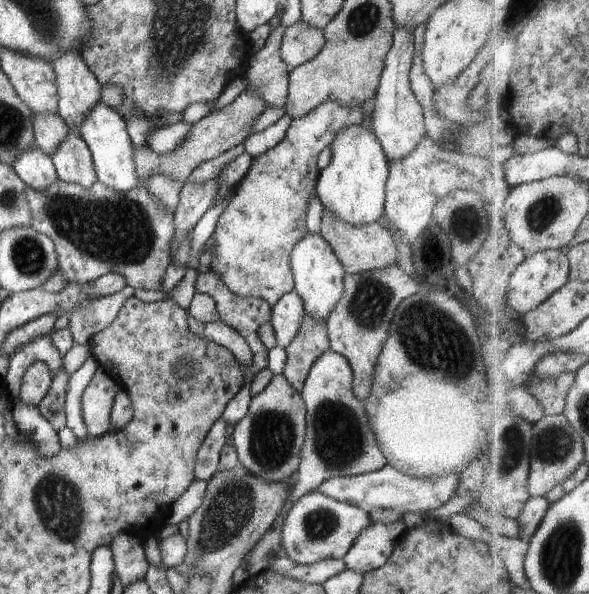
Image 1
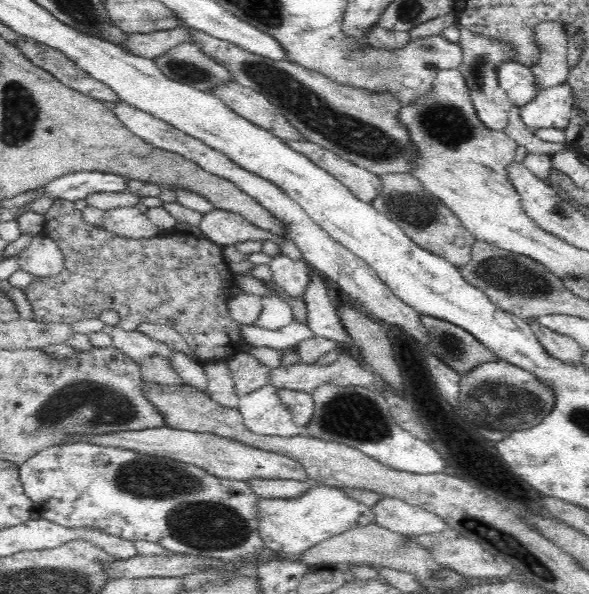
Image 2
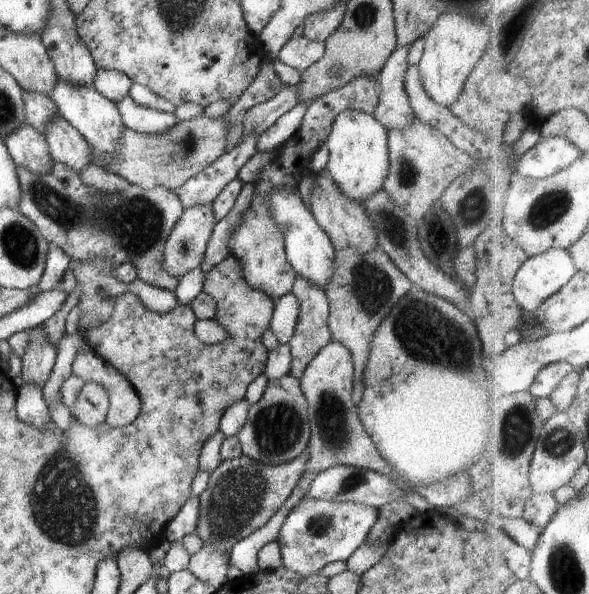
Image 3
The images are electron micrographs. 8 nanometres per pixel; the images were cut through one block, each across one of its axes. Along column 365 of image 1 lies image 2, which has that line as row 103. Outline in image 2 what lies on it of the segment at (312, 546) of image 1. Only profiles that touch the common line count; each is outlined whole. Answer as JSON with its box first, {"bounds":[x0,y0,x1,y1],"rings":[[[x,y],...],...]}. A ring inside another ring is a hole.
{"bounds":[496,60,541,109],"rings":[[[514,60],[498,64],[496,74],[499,85],[507,92],[509,101],[520,109],[541,91],[536,85],[532,69]]]}

